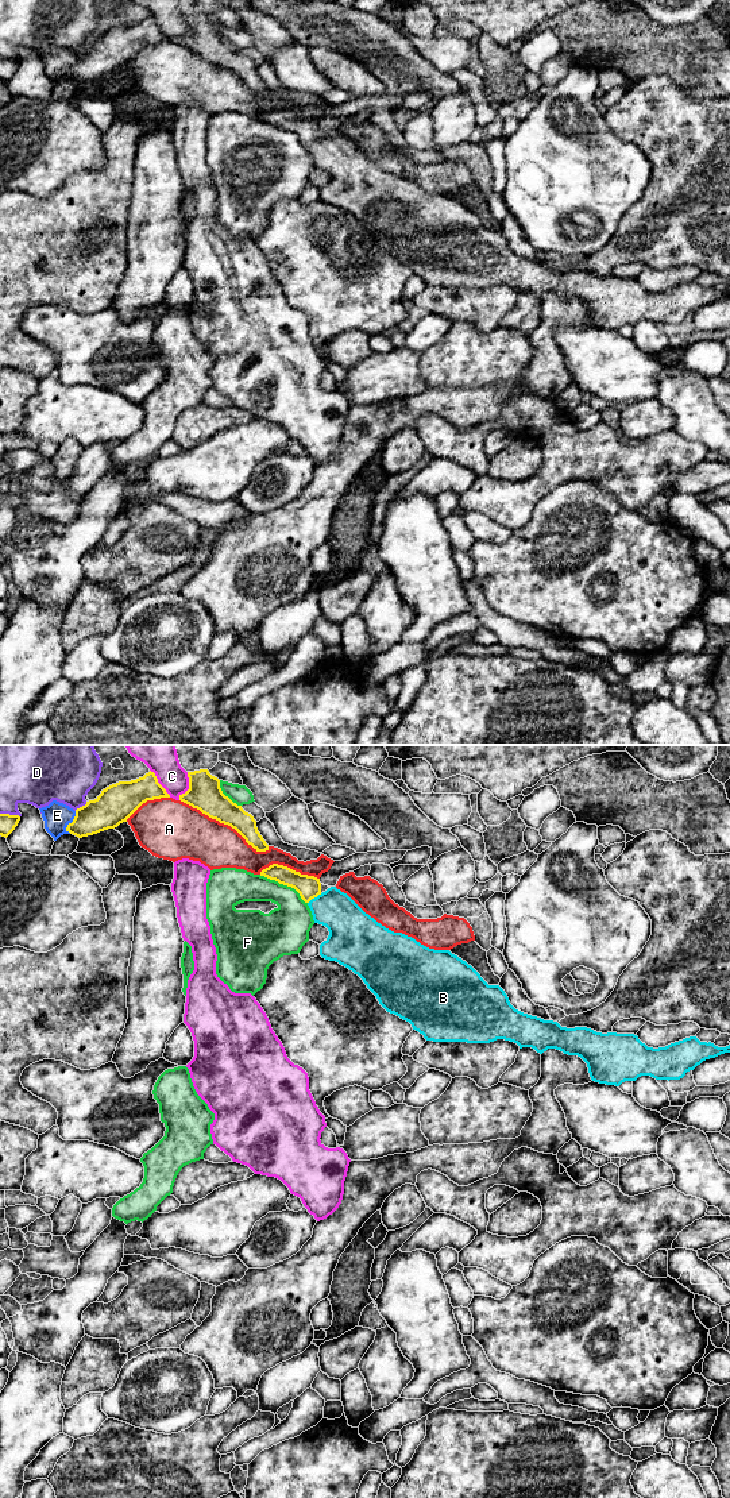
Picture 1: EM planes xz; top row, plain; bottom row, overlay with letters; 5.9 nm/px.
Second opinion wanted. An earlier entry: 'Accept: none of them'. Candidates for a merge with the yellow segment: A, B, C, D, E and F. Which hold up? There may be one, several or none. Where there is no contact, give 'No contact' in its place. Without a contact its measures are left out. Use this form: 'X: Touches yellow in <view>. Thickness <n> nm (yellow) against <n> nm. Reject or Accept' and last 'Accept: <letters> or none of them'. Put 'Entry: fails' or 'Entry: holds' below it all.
A: Touches yellow in xz. Thickness 200 nm (yellow) against 300 nm. Reject
B: Touches yellow in xz. Thickness 140 nm (yellow) against 240 nm. Accept
C: Touches yellow in xz. Thickness 200 nm (yellow) against 170 nm. Reject
D: Touches yellow in xz. Thickness 100 nm (yellow) against 280 nm. Reject
E: Touches yellow in xz. Thickness 200 nm (yellow) against 160 nm. Reject
F: Touches yellow in xz. Thickness 140 nm (yellow) against 260 nm. Reject
Accept: B
Entry: fails

